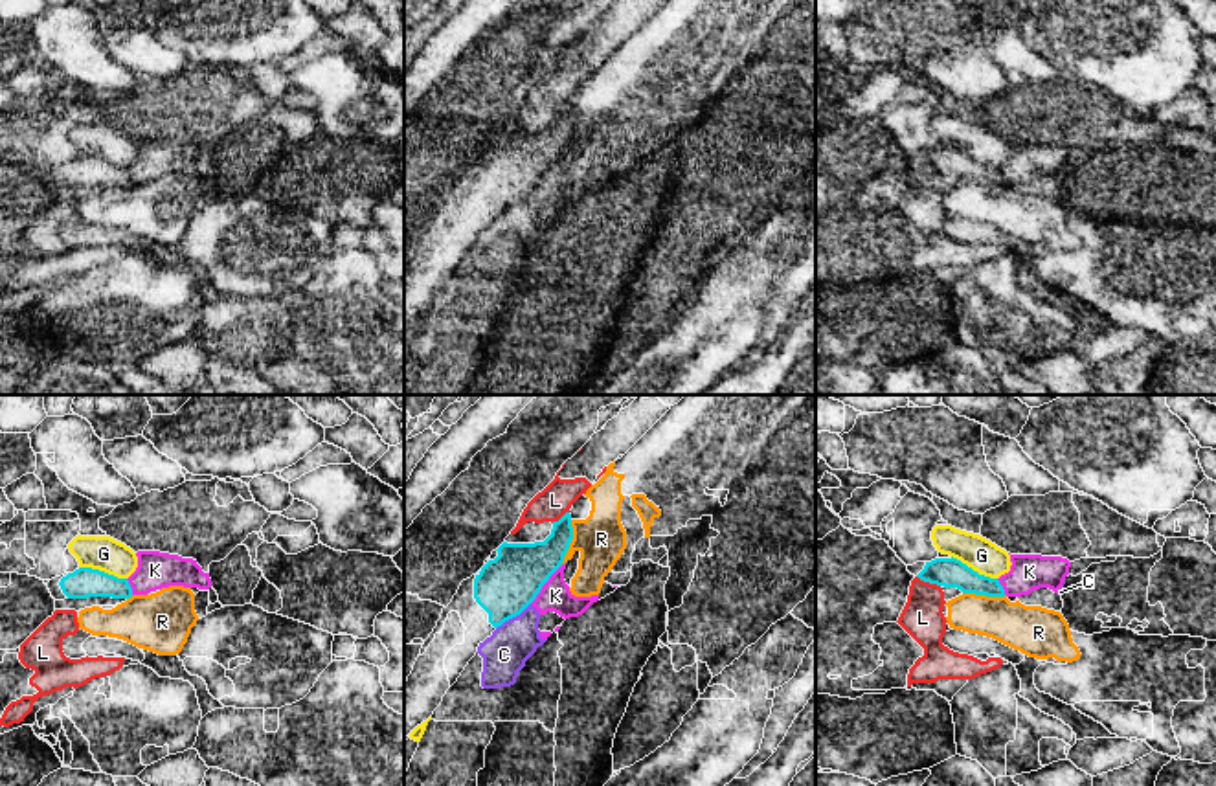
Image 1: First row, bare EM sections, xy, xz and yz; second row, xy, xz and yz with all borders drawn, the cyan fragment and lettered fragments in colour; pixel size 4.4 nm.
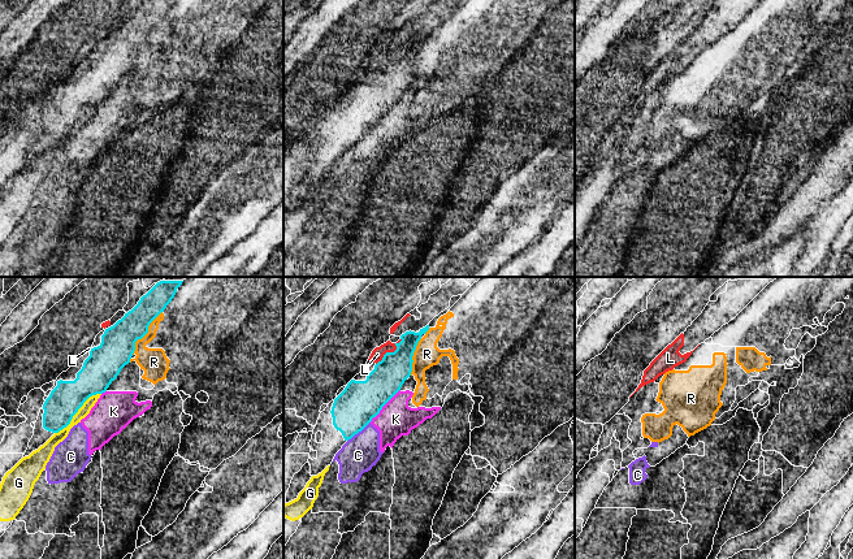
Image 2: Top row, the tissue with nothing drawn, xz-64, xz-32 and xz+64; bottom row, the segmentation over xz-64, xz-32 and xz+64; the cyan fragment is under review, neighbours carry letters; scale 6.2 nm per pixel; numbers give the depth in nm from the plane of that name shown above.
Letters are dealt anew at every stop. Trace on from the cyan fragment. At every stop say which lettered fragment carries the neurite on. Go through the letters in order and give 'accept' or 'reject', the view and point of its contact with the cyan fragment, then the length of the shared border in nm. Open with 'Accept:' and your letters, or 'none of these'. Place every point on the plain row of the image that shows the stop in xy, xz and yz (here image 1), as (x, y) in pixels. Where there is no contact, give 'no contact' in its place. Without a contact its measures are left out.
Accept: none of these
C: reject; contact xz (513, 204); length 190 nm
G: reject; contact xy (103, 160); length 220 nm
K: reject; contact xz (544, 171); length 220 nm
L: reject; contact yz (928, 169); length 120 nm
R: reject; contact xz (570, 131); length 200 nm

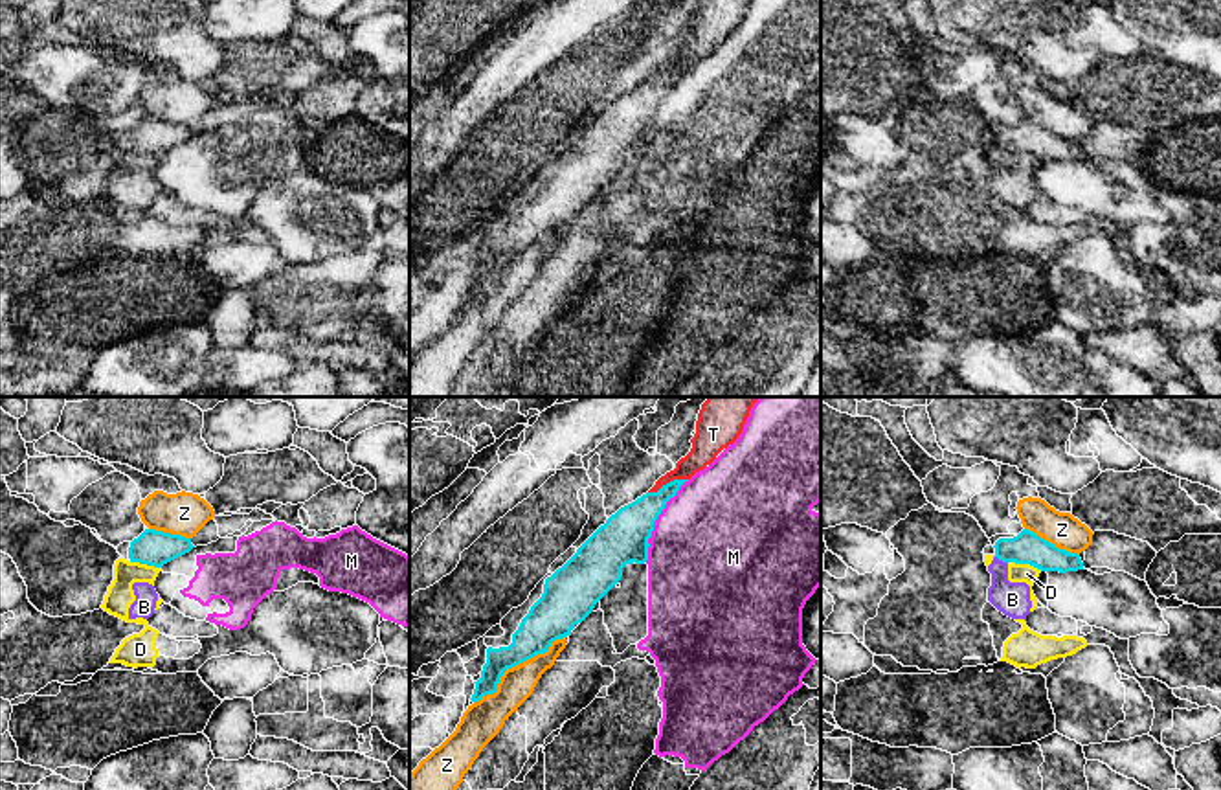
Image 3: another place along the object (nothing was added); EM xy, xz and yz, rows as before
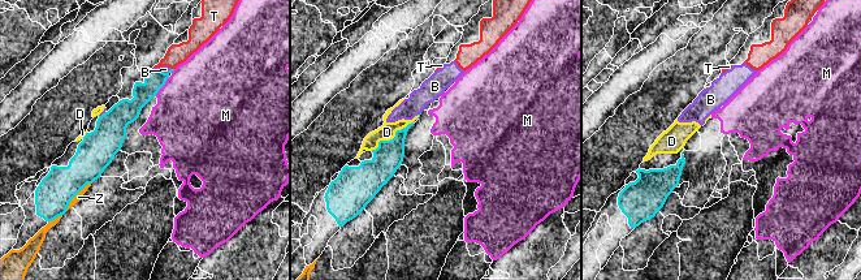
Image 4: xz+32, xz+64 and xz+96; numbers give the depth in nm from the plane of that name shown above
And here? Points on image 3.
Accept: none of these
B: reject; contact yz (1001, 147); length 70 nm
D: reject; contact yz (1027, 151); length 140 nm
M: reject; contact xz (656, 107); length 400 nm
T: reject; contact xz (667, 72); length 190 nm
Z: reject; contact xz (516, 252); length 500 nm

